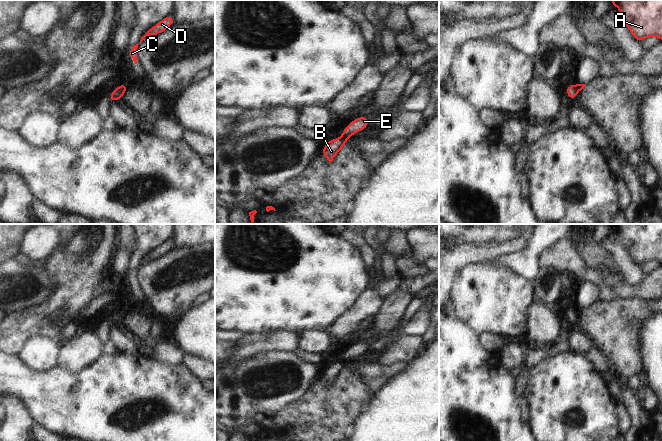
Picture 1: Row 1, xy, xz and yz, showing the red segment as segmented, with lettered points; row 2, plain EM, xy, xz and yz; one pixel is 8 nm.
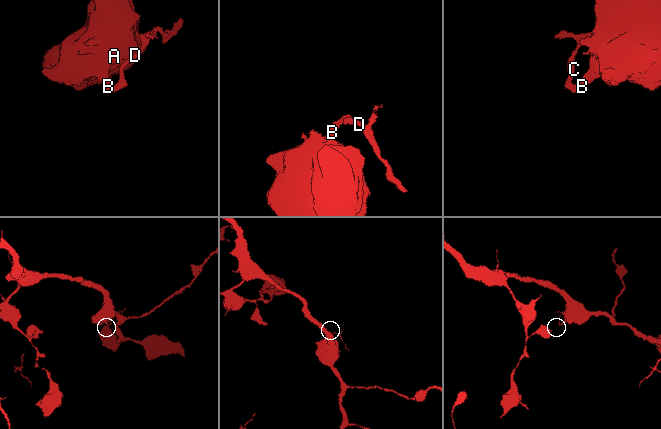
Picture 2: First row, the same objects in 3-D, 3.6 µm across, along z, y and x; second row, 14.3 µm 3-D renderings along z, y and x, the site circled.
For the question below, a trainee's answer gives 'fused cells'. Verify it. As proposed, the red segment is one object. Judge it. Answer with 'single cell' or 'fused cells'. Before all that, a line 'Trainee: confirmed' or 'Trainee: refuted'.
Trainee: confirmed
fused cells

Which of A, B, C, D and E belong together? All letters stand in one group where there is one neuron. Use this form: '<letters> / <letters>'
A B / C D E

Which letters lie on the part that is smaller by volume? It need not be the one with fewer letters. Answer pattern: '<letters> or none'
C, D, E

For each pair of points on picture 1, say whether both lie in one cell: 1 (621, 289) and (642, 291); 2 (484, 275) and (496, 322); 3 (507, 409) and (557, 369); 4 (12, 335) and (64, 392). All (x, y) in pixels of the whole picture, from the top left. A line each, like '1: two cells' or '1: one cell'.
1: one cell
2: one cell
3: two cells
4: two cells

